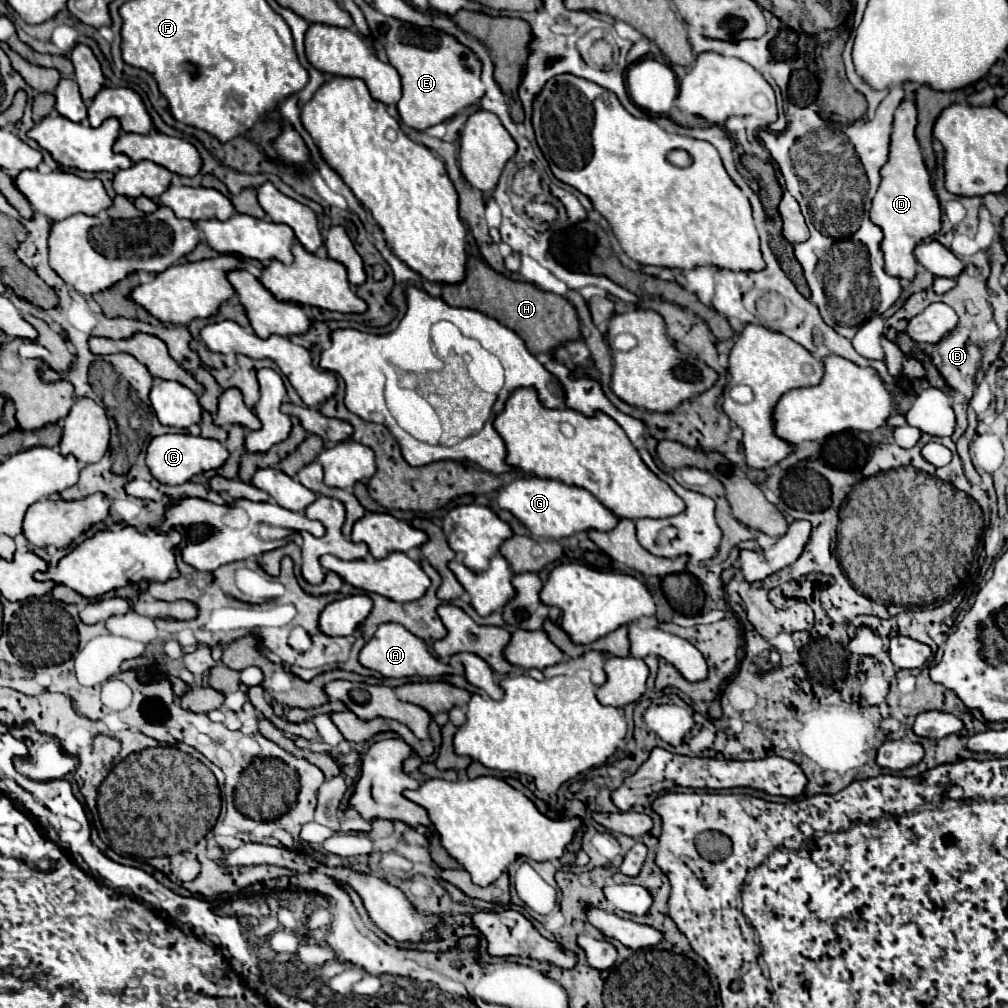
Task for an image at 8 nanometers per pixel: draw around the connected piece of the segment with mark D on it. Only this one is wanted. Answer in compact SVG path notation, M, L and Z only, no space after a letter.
M910 101L910 119L894 119L890 135L890 155L886 165L880 169L880 187L872 199L870 219L884 231L880 249L884 253L884 269L888 275L912 281L916 277L916 257L914 247L918 241L932 237L940 231L940 207L936 193L930 183L928 169L922 161L918 141L914 137L916 129L916 103Z

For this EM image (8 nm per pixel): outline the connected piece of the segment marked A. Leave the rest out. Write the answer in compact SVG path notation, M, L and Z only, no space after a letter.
M384 623L378 627L378 631L374 633L374 637L364 645L364 649L360 651L360 663L368 669L374 669L378 673L382 673L384 677L436 677L436 675L446 675L452 673L450 665L444 665L440 659L436 659L426 643L412 635L406 627L402 627L400 623Z

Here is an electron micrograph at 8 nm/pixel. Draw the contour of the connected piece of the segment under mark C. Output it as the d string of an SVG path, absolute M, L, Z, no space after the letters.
M180 433L180 435L158 435L158 437L154 437L148 445L146 465L148 465L150 473L160 483L164 483L164 485L182 485L182 483L190 481L194 475L198 475L202 471L222 467L226 463L226 459L228 459L228 449L220 441Z

